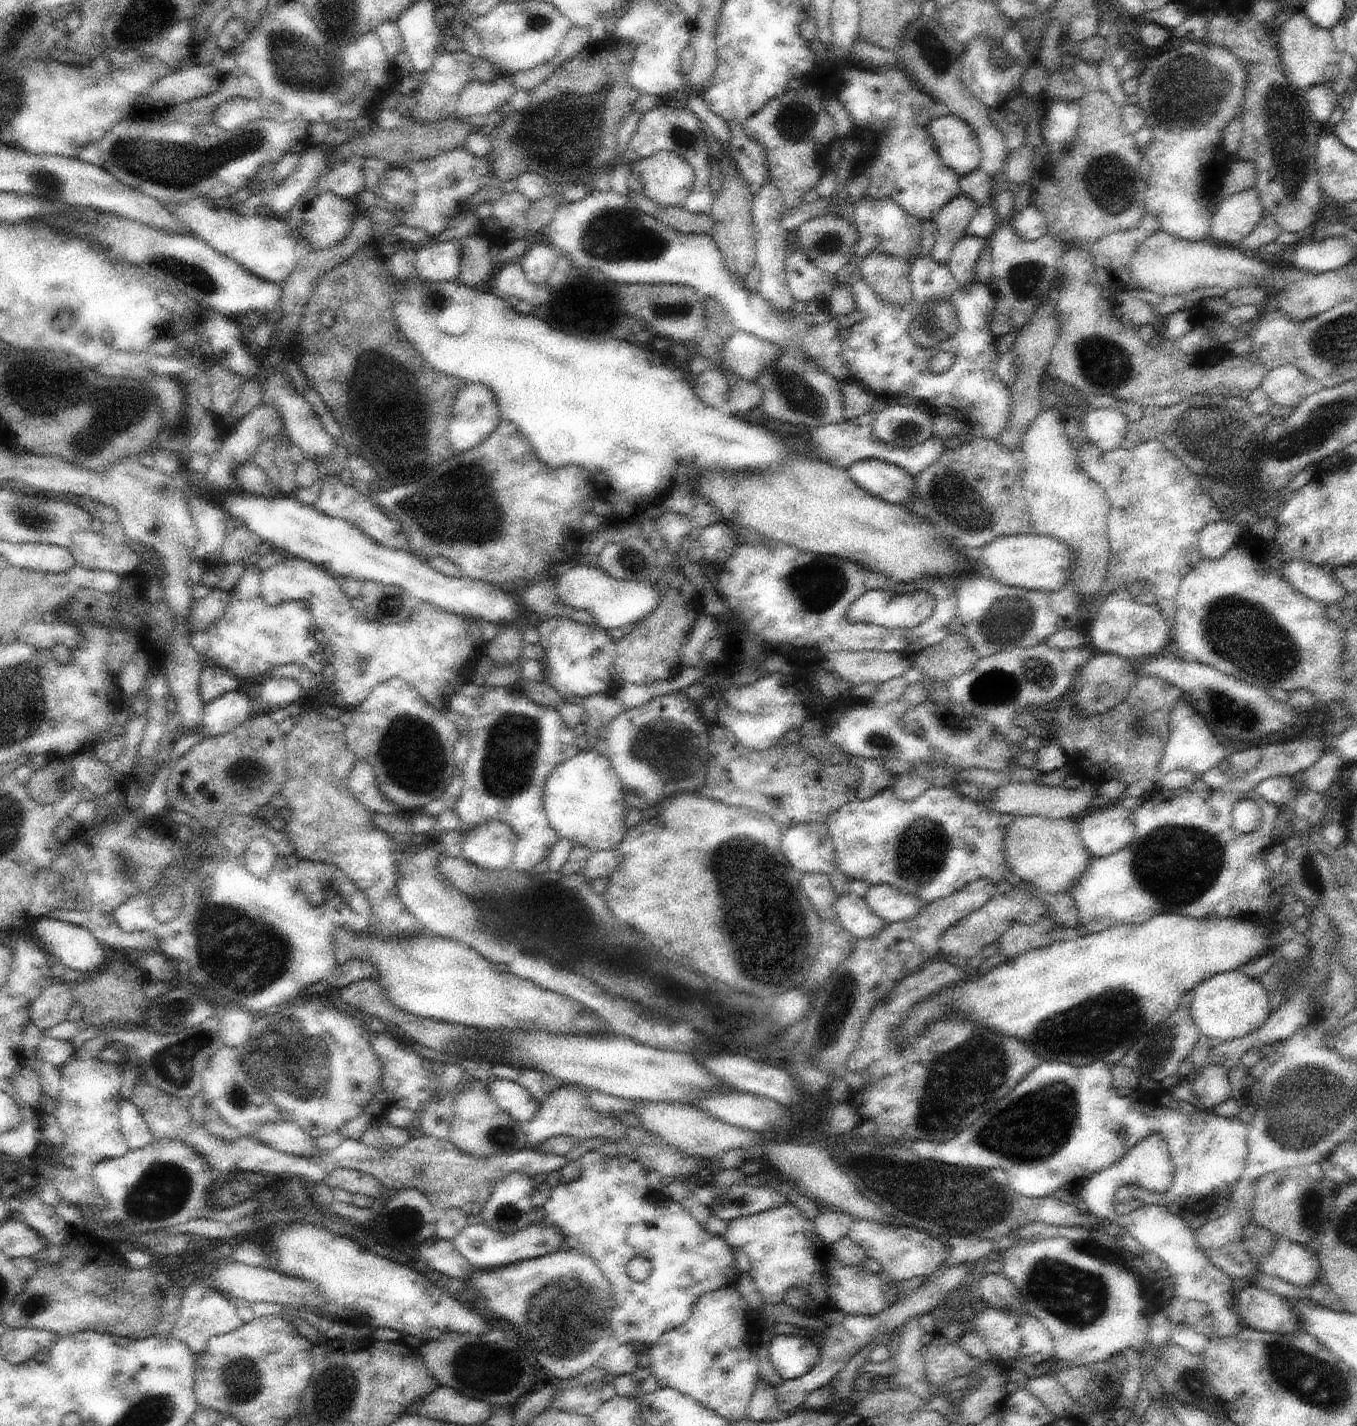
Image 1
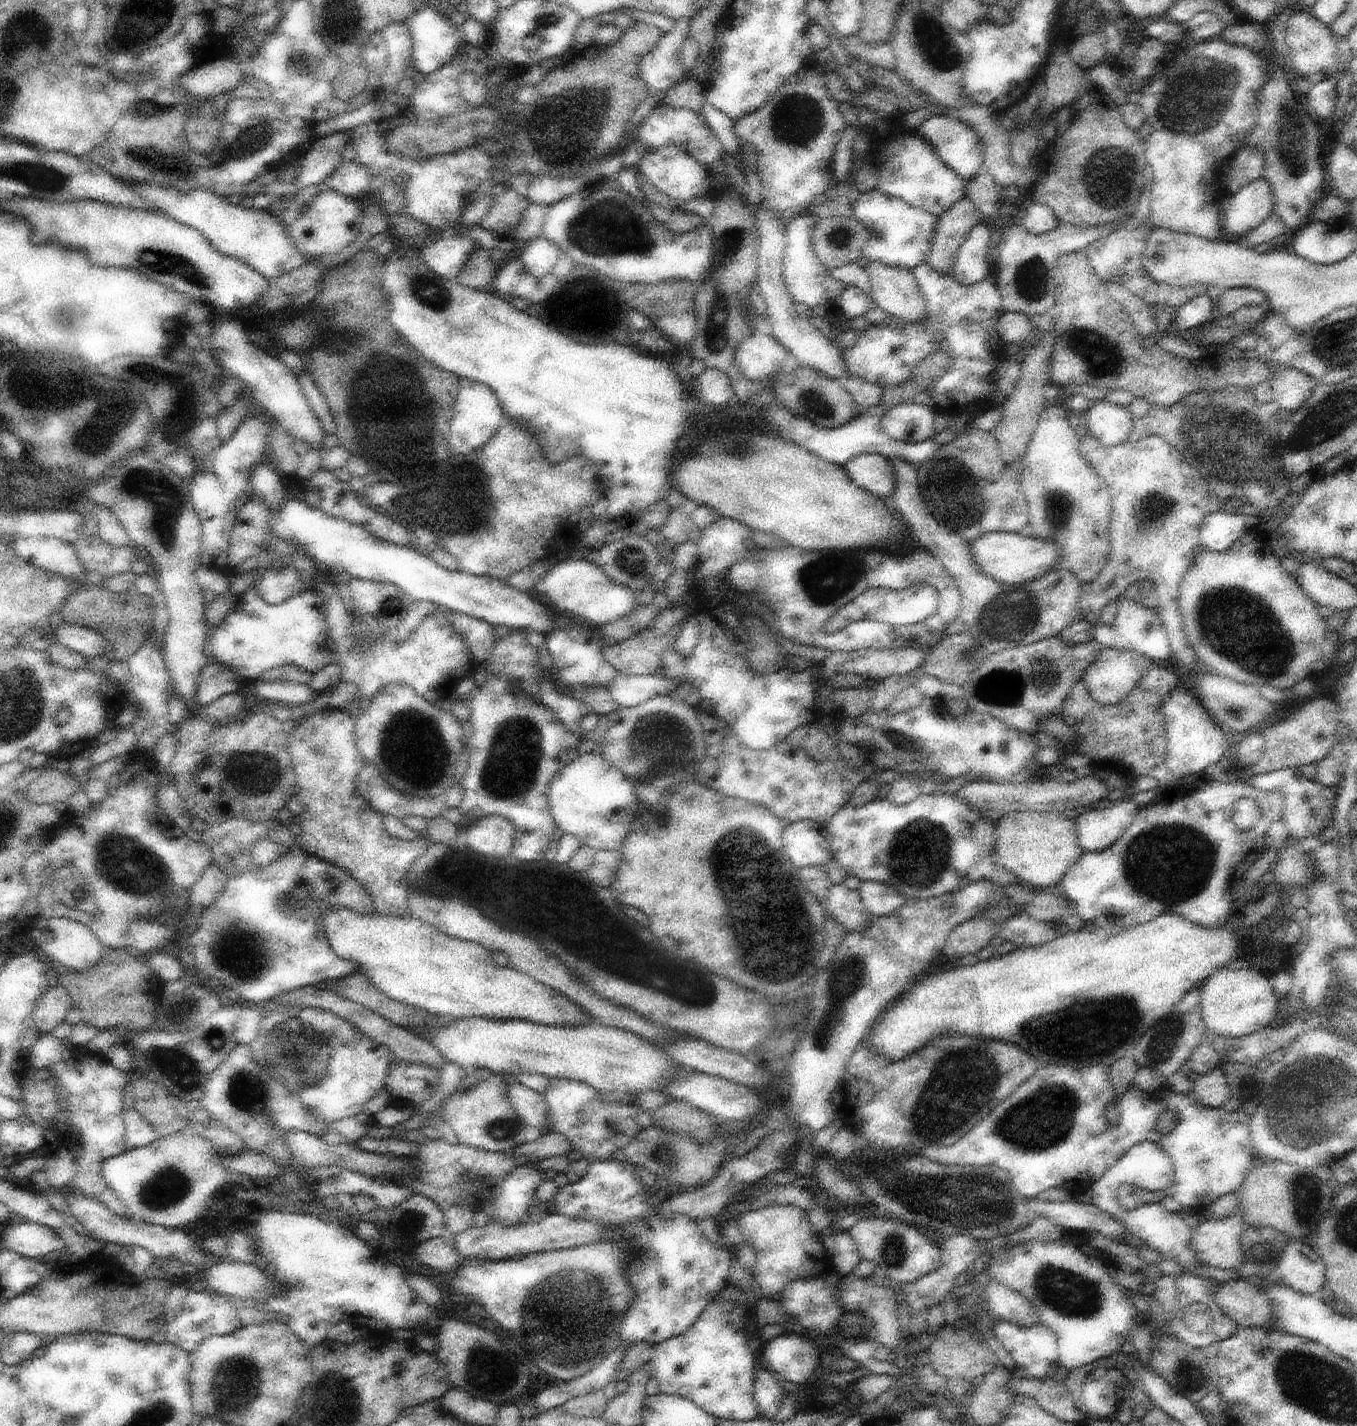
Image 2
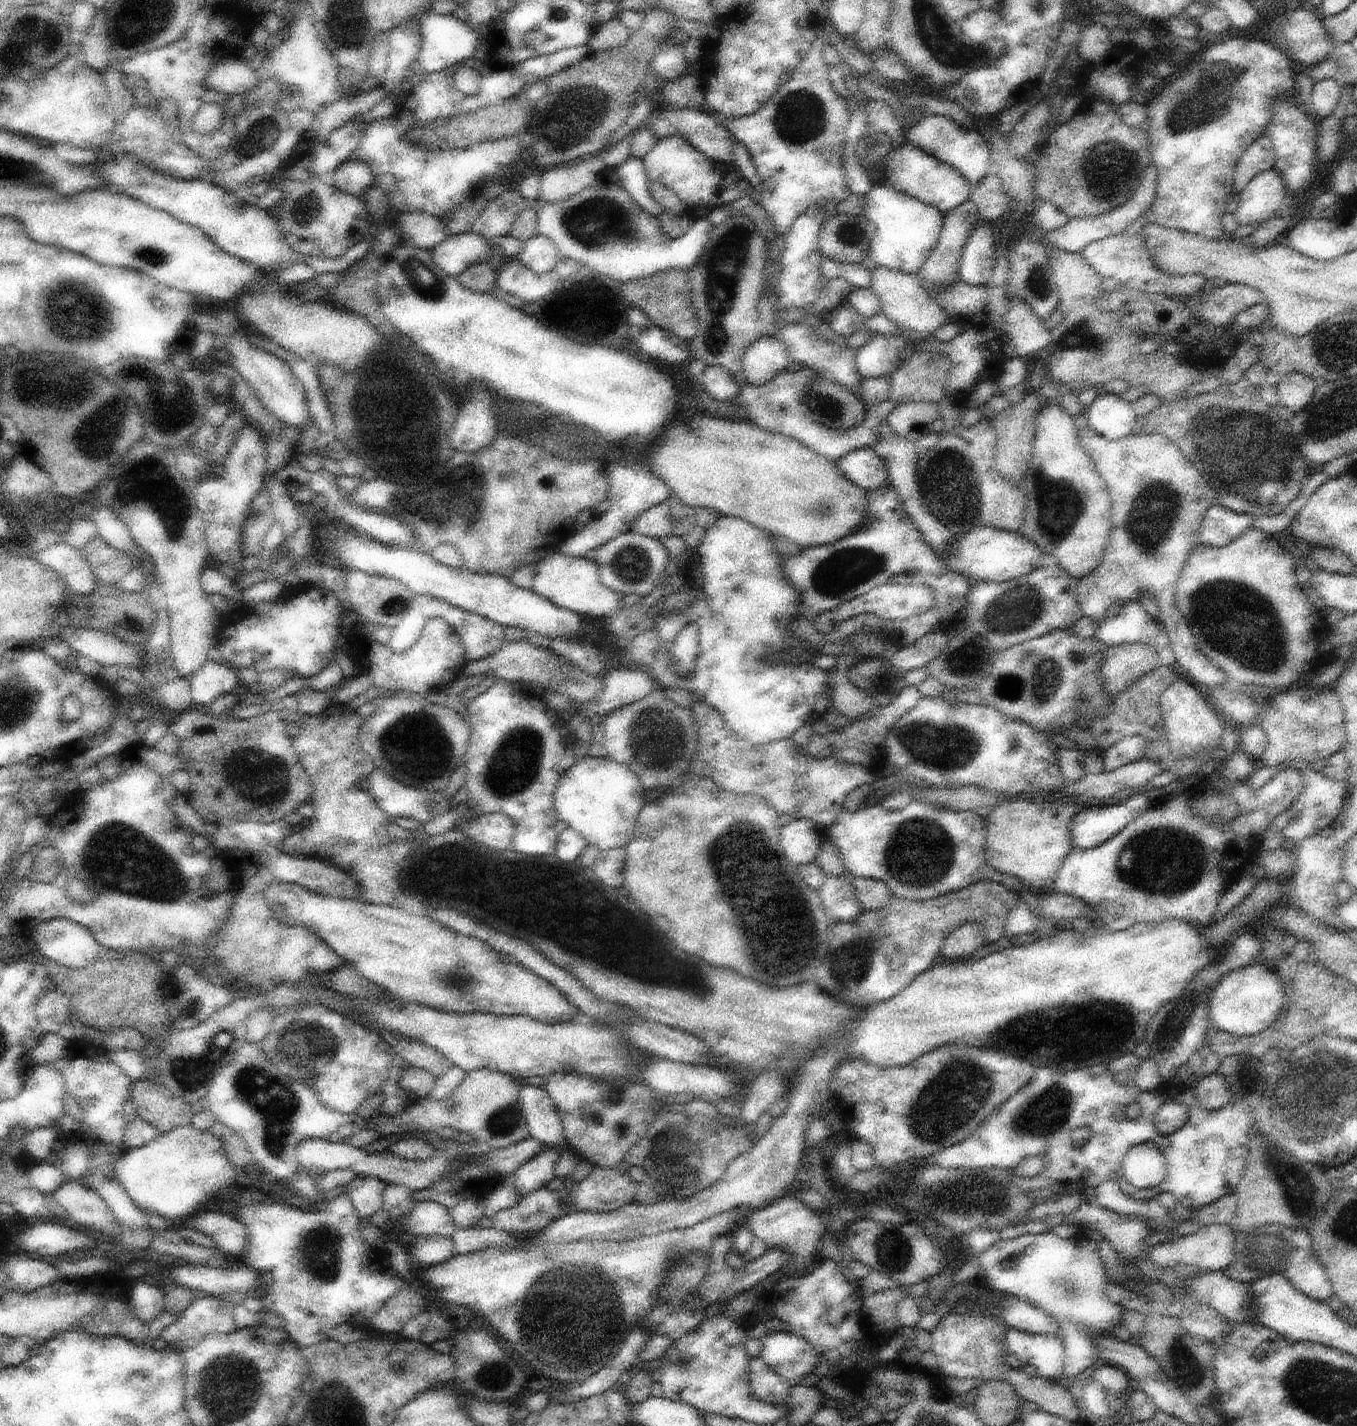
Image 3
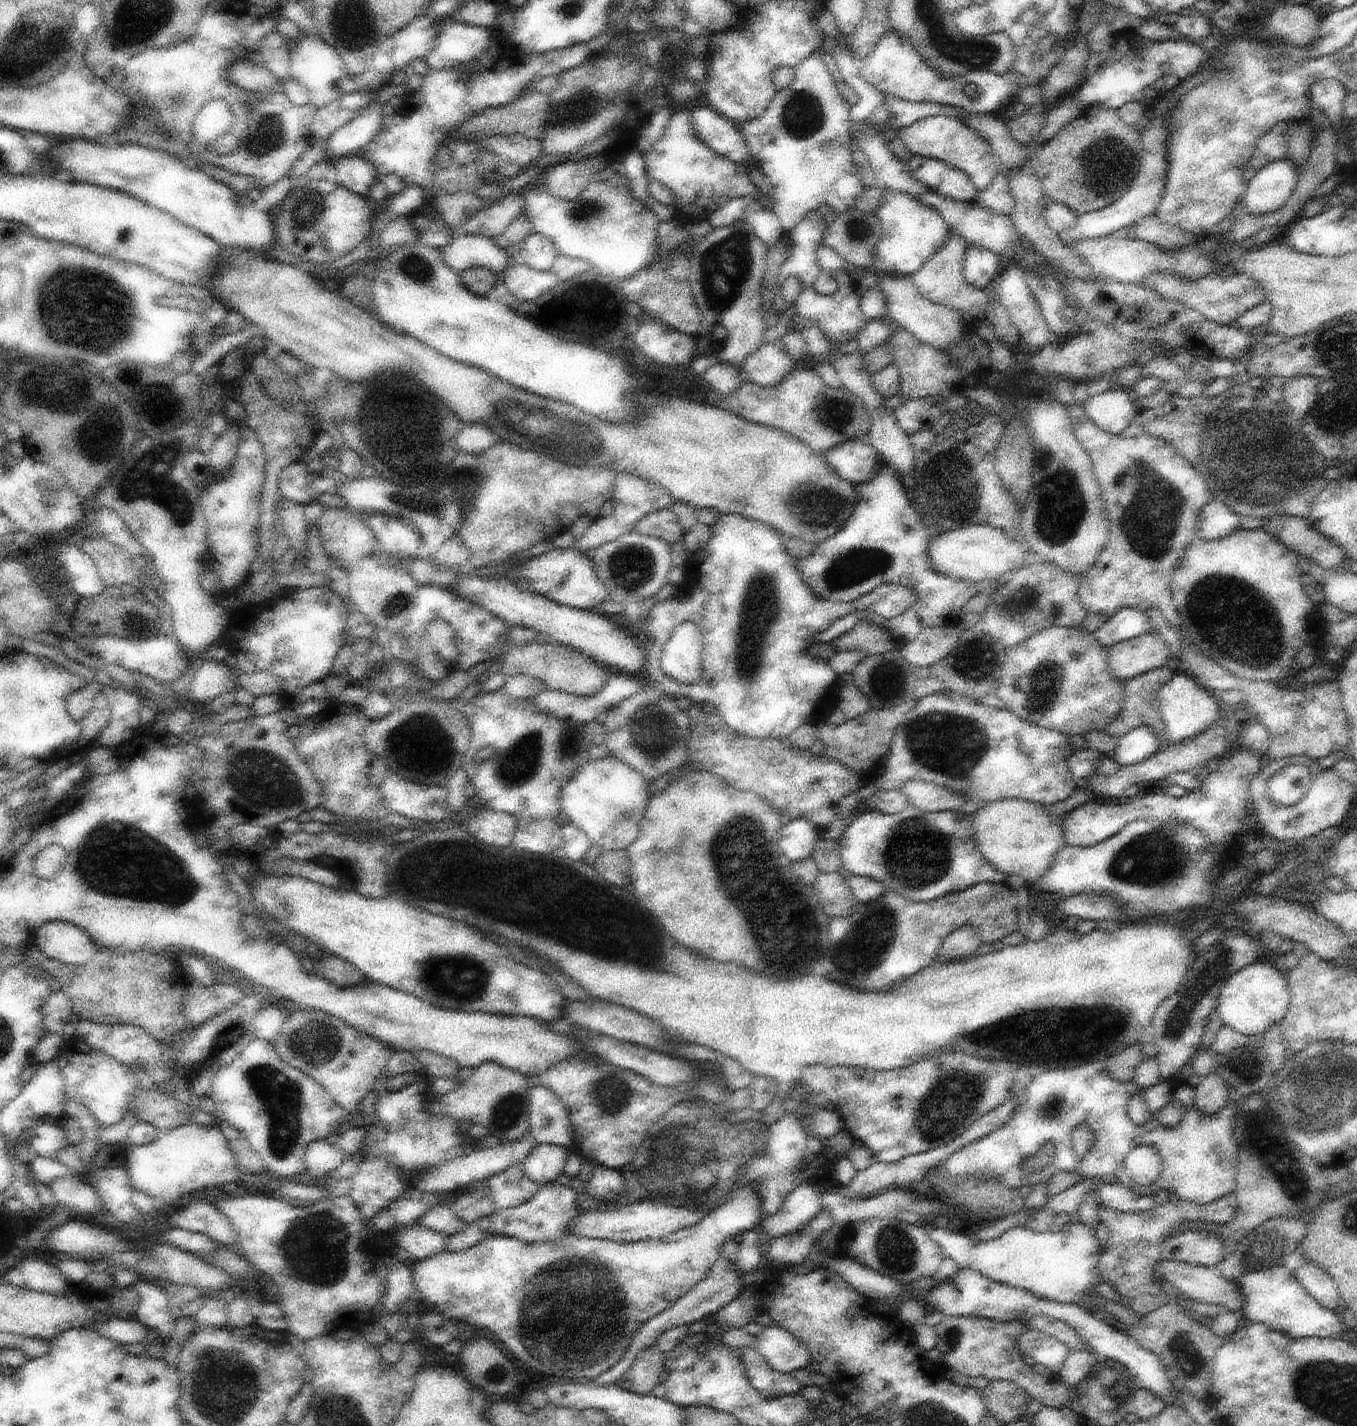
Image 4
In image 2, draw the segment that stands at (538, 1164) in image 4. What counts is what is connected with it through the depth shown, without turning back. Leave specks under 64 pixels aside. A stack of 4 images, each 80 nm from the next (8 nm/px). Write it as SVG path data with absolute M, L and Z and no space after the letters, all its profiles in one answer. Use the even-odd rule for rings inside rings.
M528 1164L518 1165L501 1182L492 1222L496 1220L504 1226L528 1222L530 1201L543 1182L547 1182L543 1168Z

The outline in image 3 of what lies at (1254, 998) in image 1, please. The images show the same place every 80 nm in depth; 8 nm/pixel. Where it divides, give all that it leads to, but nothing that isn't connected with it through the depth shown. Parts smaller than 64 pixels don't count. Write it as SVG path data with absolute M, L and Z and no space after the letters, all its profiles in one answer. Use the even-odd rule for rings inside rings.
M1257 962L1225 974L1220 982L1213 988L1209 998L1209 1017L1212 1025L1220 1031L1228 1031L1238 1036L1254 1036L1263 1030L1272 1027L1274 1020L1283 1017L1286 983L1273 970L1266 968L1264 964Z

